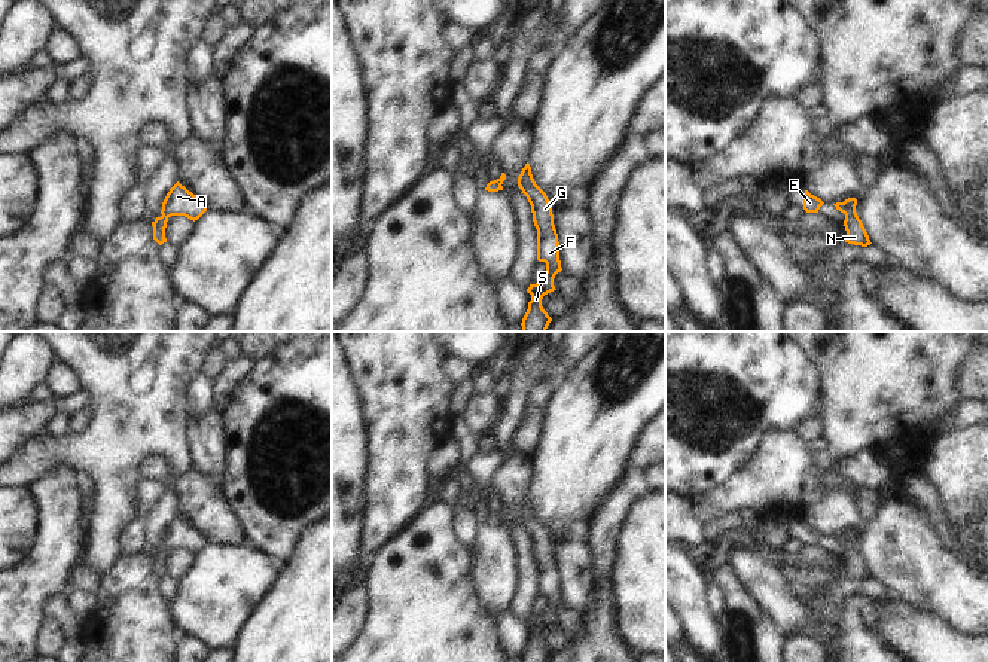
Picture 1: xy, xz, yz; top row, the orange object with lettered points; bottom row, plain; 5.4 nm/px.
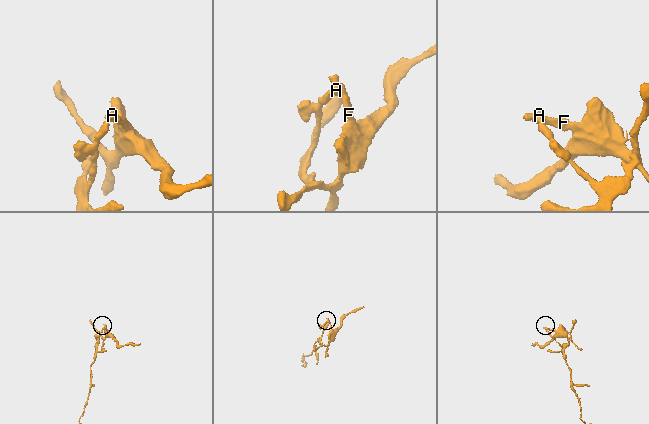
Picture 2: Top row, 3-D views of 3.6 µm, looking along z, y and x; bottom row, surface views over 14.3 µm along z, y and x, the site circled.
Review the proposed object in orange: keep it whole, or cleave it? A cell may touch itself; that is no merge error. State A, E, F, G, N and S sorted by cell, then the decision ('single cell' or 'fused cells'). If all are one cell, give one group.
groups A E F G S / N; fused cells

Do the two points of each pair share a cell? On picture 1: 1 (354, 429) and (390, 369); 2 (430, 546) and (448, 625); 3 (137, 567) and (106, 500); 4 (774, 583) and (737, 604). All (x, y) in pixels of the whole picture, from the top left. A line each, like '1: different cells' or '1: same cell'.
1: different cells
2: same cell
3: different cells
4: different cells

